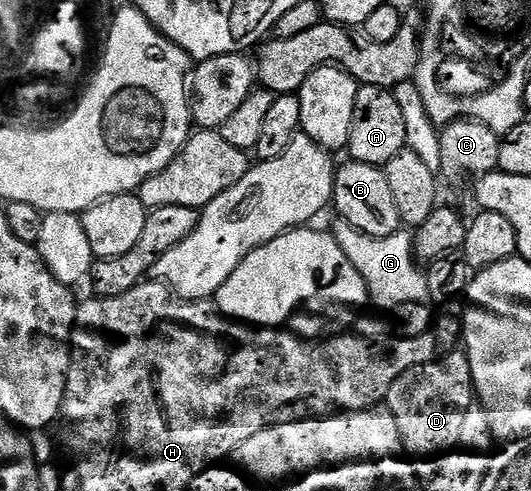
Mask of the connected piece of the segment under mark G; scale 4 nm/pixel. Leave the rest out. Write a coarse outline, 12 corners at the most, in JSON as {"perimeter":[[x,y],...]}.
{"perimeter":[[337,219],[331,234],[377,309],[428,300],[412,236],[374,238]]}

